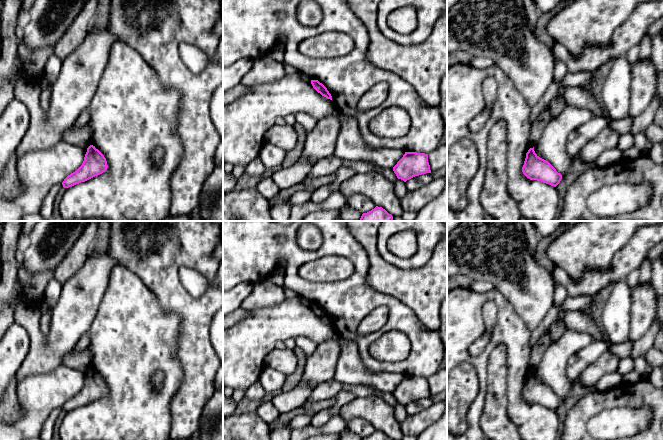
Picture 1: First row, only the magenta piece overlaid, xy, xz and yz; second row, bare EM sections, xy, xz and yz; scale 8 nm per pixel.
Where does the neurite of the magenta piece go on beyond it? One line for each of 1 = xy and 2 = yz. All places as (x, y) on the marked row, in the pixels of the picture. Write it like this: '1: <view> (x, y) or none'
1: none
2: none

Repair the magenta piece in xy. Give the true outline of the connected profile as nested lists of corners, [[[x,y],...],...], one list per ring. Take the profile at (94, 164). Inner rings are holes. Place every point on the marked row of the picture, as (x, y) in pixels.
[[[90,145],[87,148],[82,165],[75,172],[68,175],[62,185],[64,188],[72,187],[102,174],[107,168],[108,165],[104,155],[95,146]]]

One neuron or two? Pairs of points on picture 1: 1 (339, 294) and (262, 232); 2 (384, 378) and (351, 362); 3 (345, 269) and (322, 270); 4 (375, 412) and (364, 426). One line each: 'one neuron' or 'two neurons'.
1: one neuron
2: one neuron
3: one neuron
4: two neurons

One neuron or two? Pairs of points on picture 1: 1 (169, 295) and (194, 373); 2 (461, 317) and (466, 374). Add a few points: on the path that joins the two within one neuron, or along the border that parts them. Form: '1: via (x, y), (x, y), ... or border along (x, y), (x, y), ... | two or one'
1: via (188, 314), (194, 320), (194, 354) | one
2: border along (457, 365), (468, 362), (474, 368), (478, 381) | two

